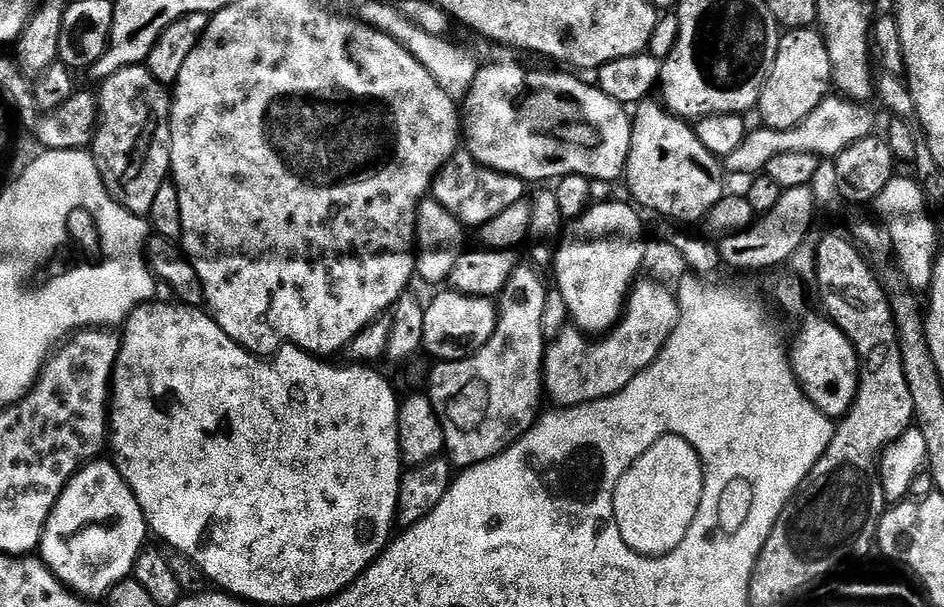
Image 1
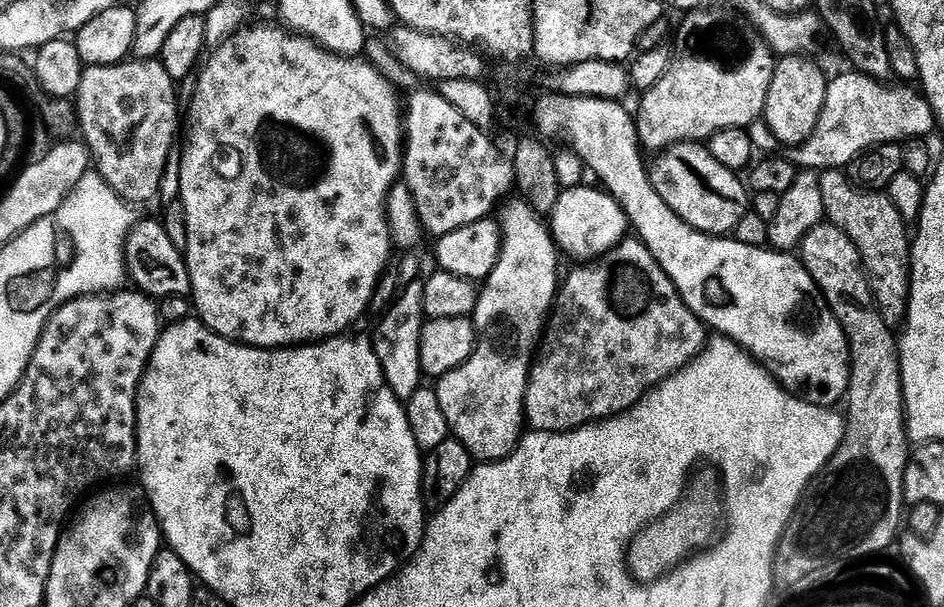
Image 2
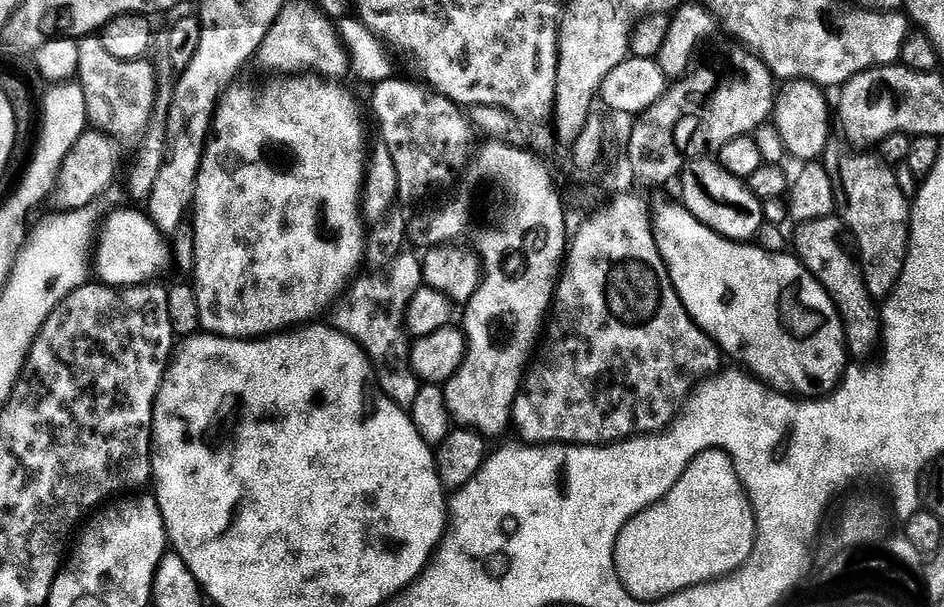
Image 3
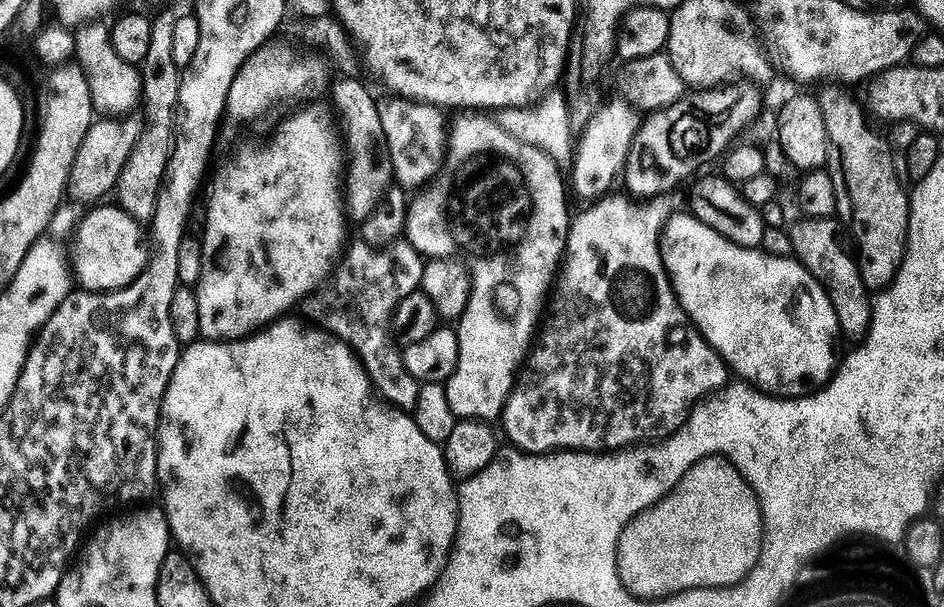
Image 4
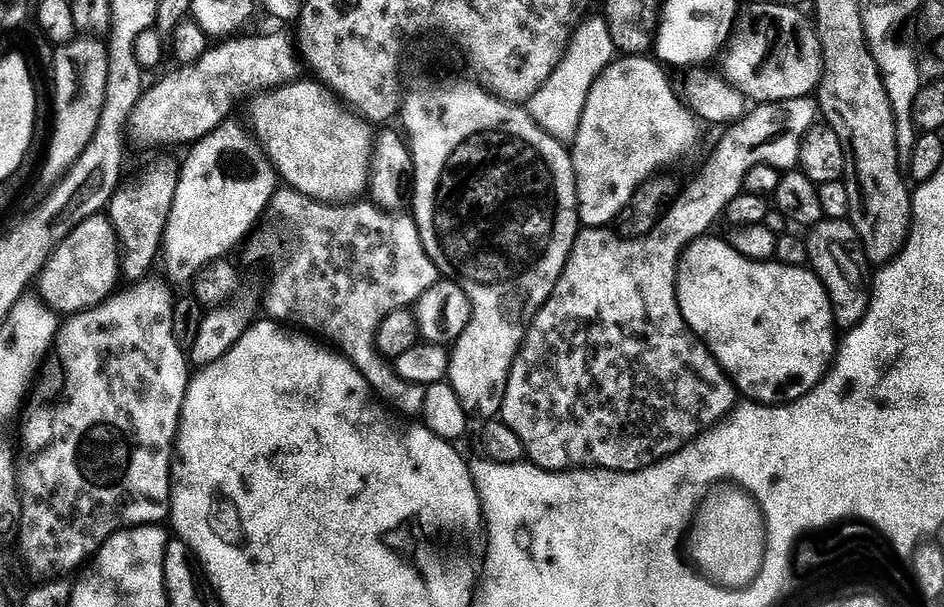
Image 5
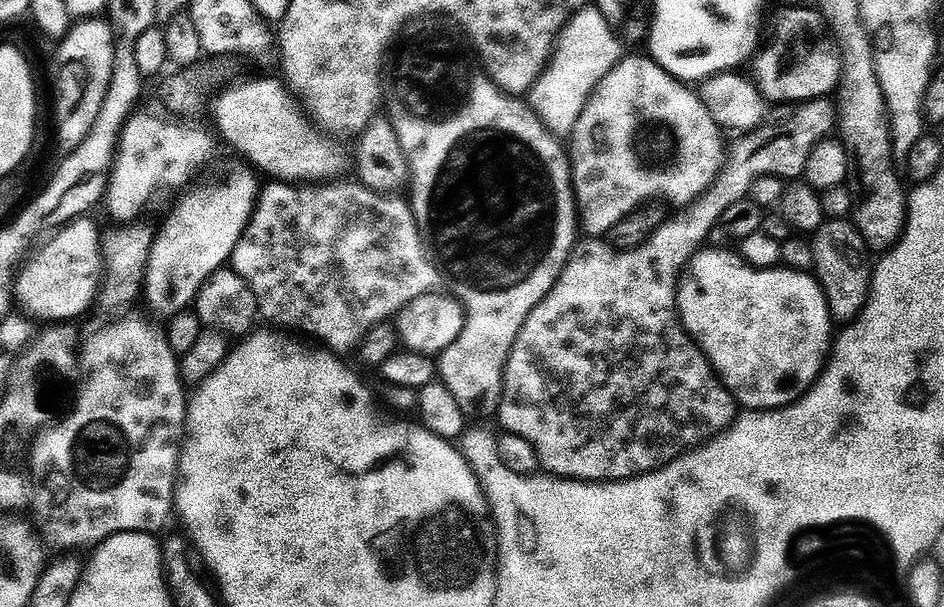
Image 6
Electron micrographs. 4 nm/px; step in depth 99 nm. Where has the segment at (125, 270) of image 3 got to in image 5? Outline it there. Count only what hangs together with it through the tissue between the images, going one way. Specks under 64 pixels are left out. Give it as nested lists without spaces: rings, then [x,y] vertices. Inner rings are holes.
[[[107,215],[90,216],[55,245],[38,277],[38,285],[44,290],[44,302],[57,314],[75,314],[85,308],[94,308],[117,291],[116,279],[119,281],[122,276],[122,247],[116,237],[116,228]]]

